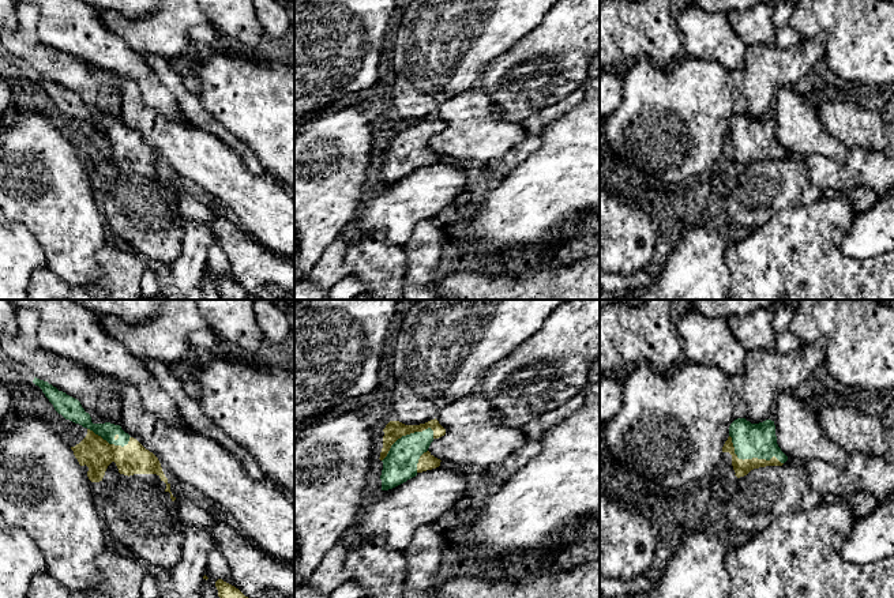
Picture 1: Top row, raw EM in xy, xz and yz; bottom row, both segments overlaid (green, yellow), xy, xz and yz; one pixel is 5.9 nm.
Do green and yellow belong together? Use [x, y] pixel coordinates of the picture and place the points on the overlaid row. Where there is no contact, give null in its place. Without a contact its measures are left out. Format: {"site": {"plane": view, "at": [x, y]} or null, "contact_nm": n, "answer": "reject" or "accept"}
{"site": {"plane": "yz", "at": [750, 458]}, "contact_nm": 360, "answer": "accept"}

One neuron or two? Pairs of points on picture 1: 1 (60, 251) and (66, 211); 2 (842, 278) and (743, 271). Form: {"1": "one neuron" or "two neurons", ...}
{"1": "one neuron", "2": "one neuron"}

